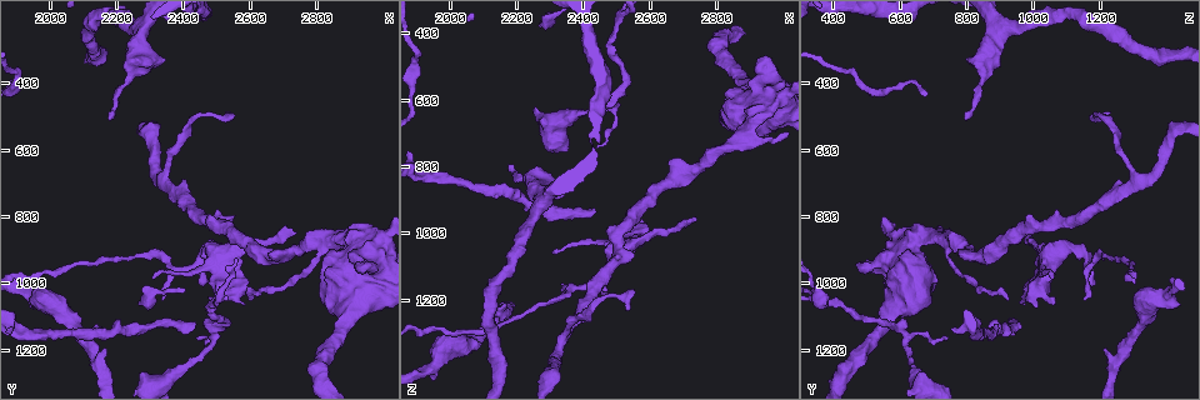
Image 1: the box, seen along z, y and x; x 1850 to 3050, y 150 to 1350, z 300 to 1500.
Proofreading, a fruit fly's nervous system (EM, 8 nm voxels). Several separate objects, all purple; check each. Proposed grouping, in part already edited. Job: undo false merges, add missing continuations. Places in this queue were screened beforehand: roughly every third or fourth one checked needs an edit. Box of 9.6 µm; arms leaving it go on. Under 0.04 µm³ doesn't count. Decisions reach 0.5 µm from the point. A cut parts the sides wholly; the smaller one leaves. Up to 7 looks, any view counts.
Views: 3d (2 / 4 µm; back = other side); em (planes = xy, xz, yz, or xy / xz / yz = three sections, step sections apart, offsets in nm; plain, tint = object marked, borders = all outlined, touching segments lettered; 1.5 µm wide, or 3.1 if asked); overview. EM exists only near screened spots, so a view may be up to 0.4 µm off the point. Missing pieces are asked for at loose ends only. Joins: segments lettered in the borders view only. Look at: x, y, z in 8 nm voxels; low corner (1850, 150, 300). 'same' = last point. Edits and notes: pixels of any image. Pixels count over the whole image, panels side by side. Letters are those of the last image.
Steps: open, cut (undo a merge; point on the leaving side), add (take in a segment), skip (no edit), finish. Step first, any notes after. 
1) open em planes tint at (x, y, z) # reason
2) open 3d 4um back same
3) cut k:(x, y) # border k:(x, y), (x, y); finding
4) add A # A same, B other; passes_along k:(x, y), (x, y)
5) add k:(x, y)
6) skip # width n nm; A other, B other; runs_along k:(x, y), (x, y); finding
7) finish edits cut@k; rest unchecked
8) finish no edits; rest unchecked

open em yz step 8 borders at (2750, 850, 950) # tapers out

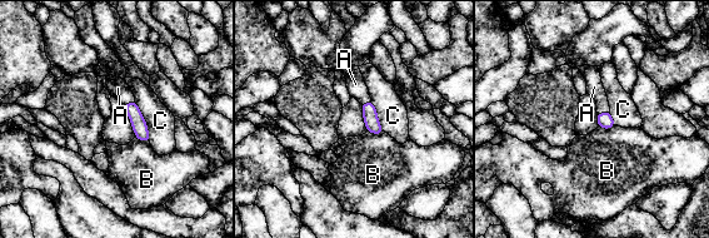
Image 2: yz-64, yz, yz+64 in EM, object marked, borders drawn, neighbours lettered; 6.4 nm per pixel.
open em xy step 4 borders same

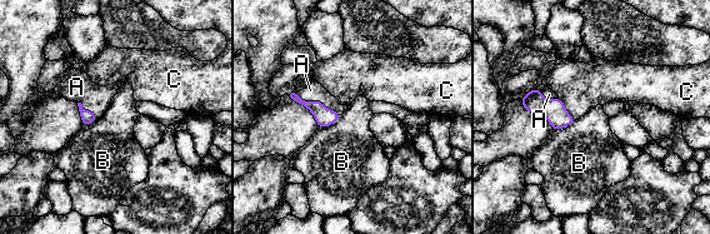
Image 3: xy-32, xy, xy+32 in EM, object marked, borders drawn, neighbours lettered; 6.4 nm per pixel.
add A # A same, B other, C other; passes_along 3:(324, 116), (318, 100), (310, 90); it goes on there

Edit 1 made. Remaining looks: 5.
open overview

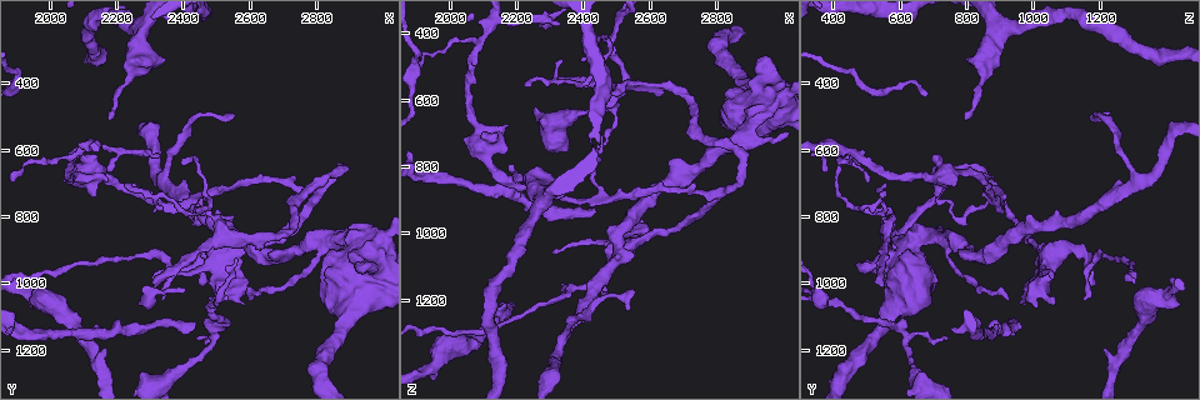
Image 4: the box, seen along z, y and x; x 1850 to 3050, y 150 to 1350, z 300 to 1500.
open 3d 4um back at (2430, 1130, 930) # long arm stops here

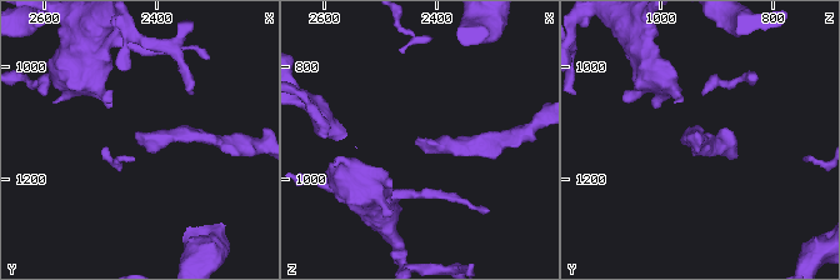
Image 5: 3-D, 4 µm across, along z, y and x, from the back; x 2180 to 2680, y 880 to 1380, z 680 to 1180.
open em planes borders at (2430, 1135, 925) # need the tissue

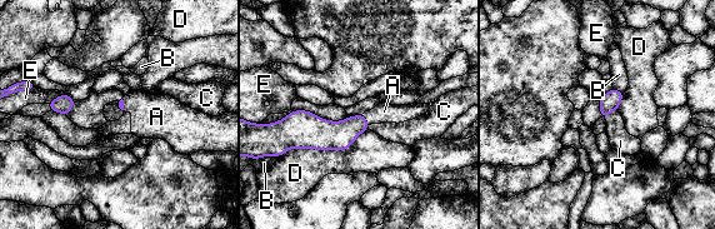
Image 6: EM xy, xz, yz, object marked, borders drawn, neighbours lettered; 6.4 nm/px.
add A # A same, B other, C other, D other, E other; passes_along 6:(336, 135), (365, 119), (384, 111); the neuron continues

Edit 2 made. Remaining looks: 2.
open 3d 4um at (1970, 1050, 1380)

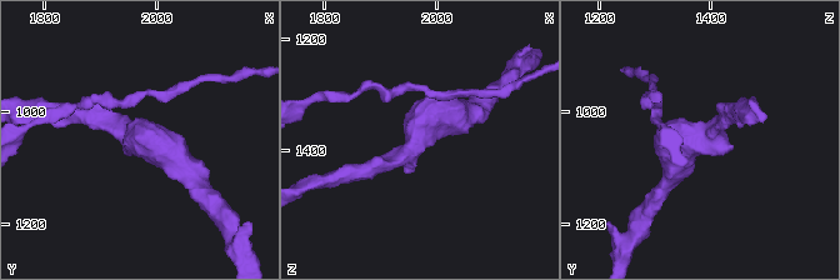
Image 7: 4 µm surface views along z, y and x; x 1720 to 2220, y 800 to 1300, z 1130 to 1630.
open em 3.1um planes borders at (1970, 1050, 1380) # arm_widths 240, 480 nm; need the tissue

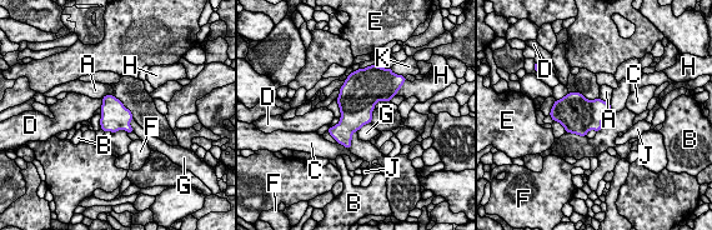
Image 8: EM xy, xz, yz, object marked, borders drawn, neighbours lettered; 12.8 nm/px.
skip # A other, B other, C other, D other, E other, F other, G other, H other, J other, K other; border 8:(133, 118), (130, 126), (134, 131); all the same neuron

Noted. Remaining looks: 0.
finish edits add@3, add@6; rest unchecked

